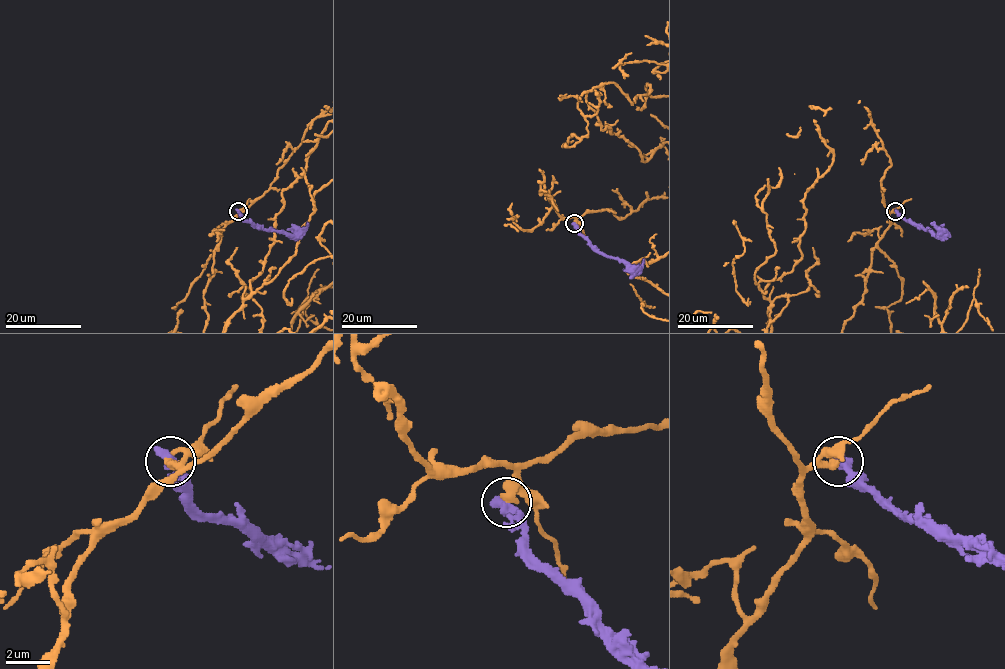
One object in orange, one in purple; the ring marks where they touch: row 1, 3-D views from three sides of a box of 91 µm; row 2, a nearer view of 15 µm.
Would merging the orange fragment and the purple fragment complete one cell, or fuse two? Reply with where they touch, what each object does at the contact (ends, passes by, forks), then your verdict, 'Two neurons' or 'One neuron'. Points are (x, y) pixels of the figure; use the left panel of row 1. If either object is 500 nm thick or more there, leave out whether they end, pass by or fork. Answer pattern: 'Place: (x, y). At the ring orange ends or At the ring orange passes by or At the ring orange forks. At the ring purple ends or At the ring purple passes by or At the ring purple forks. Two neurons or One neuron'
Place: (238, 211). Two neurons

